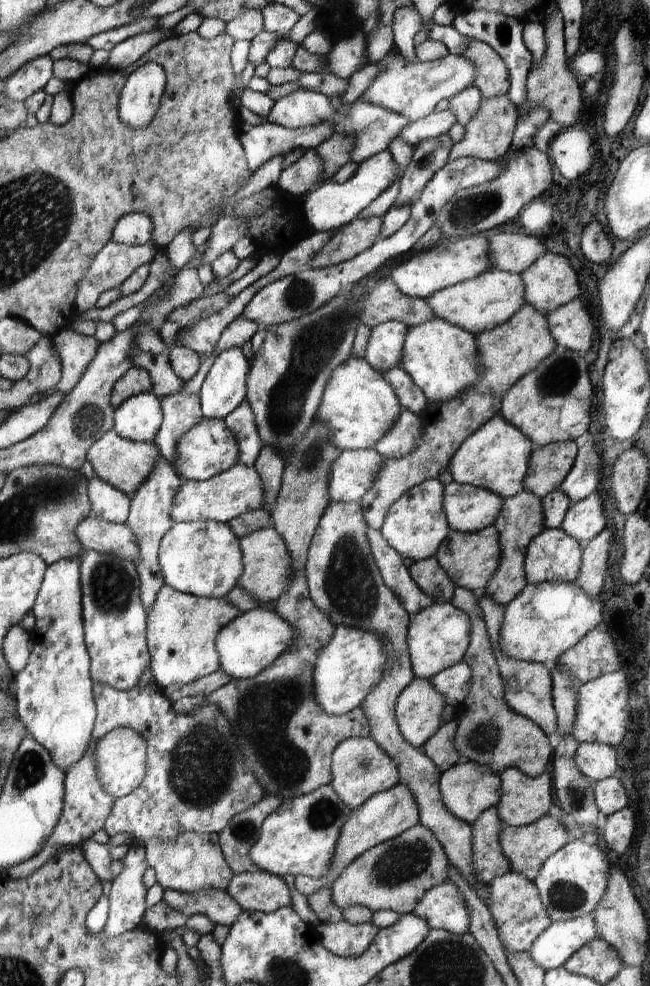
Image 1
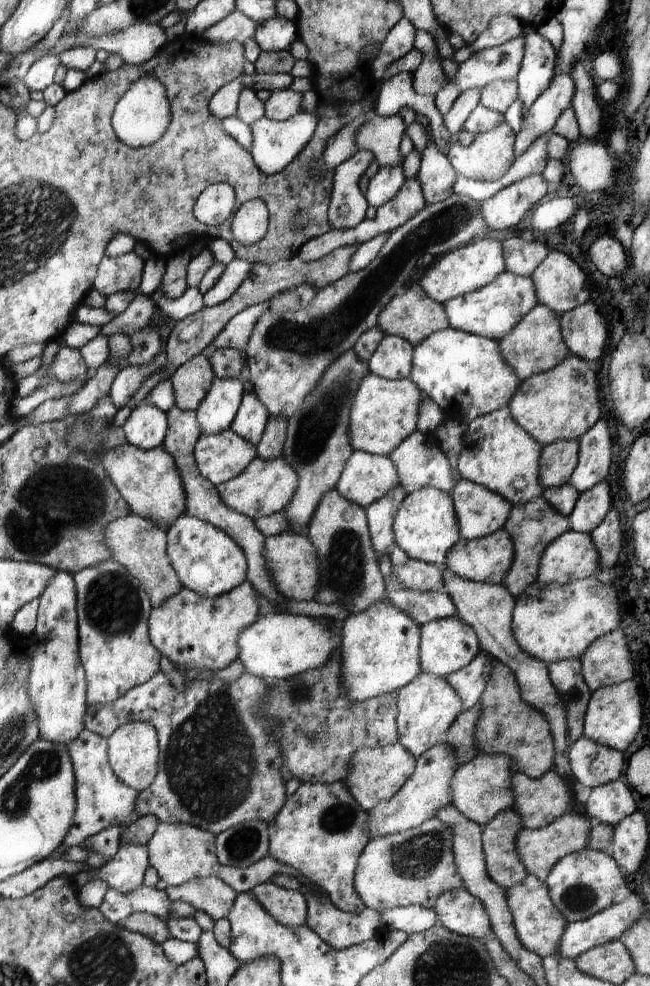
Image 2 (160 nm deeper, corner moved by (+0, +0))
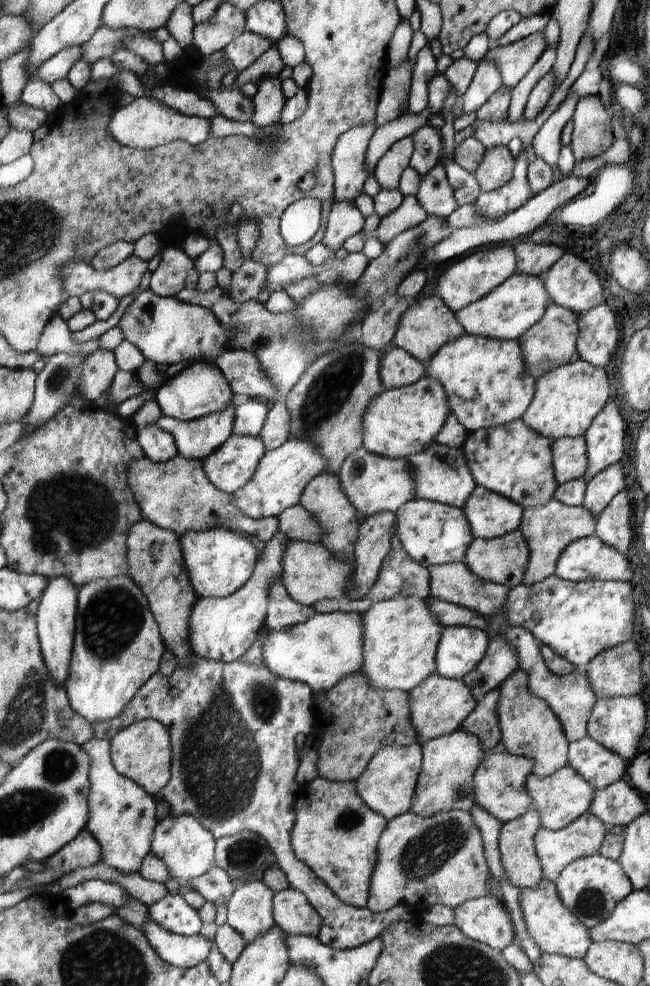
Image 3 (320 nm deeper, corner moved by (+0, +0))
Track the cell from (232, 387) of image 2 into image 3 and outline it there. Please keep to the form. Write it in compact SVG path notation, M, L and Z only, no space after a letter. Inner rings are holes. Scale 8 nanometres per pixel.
M235 404L224 409L224 412L214 413L193 421L181 421L166 415L162 415L154 424L167 430L178 444L179 454L188 460L207 459L216 450L223 446L234 434Z

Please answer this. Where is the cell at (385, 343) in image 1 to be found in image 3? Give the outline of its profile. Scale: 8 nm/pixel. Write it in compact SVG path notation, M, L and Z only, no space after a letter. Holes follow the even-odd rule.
M392 344L387 347L381 364L379 375L384 390L418 383L428 372L426 365L416 360L406 349Z

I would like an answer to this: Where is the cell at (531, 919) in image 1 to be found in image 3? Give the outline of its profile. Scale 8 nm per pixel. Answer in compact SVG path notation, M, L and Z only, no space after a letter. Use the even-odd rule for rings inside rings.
M548 879L542 880L538 888L523 888L520 893L520 906L528 932L544 952L554 953L573 959L583 959L590 950L591 934L562 902L556 884Z

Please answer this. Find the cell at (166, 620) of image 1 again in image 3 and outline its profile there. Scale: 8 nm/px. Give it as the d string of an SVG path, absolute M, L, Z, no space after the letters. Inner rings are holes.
M278 532L274 539L265 542L266 548L259 557L254 574L234 595L226 598L199 598L191 612L189 642L196 656L229 663L243 658L248 650L257 642L266 628L267 604L270 602L269 592L276 578L283 571L283 554L288 544L282 533Z

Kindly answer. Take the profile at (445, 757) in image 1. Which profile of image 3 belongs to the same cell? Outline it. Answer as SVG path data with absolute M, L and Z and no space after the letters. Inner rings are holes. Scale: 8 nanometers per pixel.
M500 689L489 692L475 706L475 710L464 719L464 730L475 734L483 743L484 753L499 749L501 730L497 720L497 702Z

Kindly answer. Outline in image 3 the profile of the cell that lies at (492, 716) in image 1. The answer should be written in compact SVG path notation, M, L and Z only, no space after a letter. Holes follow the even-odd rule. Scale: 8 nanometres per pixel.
M522 669L514 671L499 689L500 698L497 702L497 720L501 730L499 748L535 761L532 774L540 778L554 775L556 771L568 766L570 741L551 705L531 692L527 672Z

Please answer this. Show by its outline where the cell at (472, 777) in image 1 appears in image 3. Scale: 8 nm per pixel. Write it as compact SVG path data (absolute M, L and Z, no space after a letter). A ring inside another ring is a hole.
M506 750L488 751L475 772L476 806L483 806L504 823L526 815L534 807L531 793L527 789L527 776L534 772L535 761L513 755Z

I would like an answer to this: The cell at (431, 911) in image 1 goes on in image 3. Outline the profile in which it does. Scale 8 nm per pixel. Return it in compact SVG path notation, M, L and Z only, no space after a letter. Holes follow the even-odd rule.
M496 896L476 897L453 908L455 924L472 940L504 950L515 942L514 921L502 900Z

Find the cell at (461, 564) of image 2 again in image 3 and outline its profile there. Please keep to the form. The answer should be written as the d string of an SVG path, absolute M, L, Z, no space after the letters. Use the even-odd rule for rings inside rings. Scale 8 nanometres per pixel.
M518 529L507 535L494 539L474 538L471 546L466 552L464 564L467 565L476 576L481 579L492 581L509 588L515 587L526 578L526 570L530 562L530 546L526 538Z

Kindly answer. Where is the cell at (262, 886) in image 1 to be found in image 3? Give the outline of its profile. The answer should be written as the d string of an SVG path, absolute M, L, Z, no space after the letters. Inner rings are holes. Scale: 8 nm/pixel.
M290 886L274 893L275 924L286 935L306 935L318 938L324 926L324 918L304 896L304 893Z

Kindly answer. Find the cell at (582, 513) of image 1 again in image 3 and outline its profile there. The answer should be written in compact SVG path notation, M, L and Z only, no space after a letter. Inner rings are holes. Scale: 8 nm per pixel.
M619 462L601 470L586 480L587 489L582 506L594 516L599 516L611 504L611 500L624 489L624 472Z

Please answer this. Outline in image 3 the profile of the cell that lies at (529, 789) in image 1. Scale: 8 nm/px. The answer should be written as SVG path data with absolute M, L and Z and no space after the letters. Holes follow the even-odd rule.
M570 764L546 778L530 774L527 776L526 783L534 801L534 808L542 817L542 826L551 831L560 830L574 822L589 810L592 799L595 798L593 786L584 780L584 777L580 776L580 773L577 773Z

